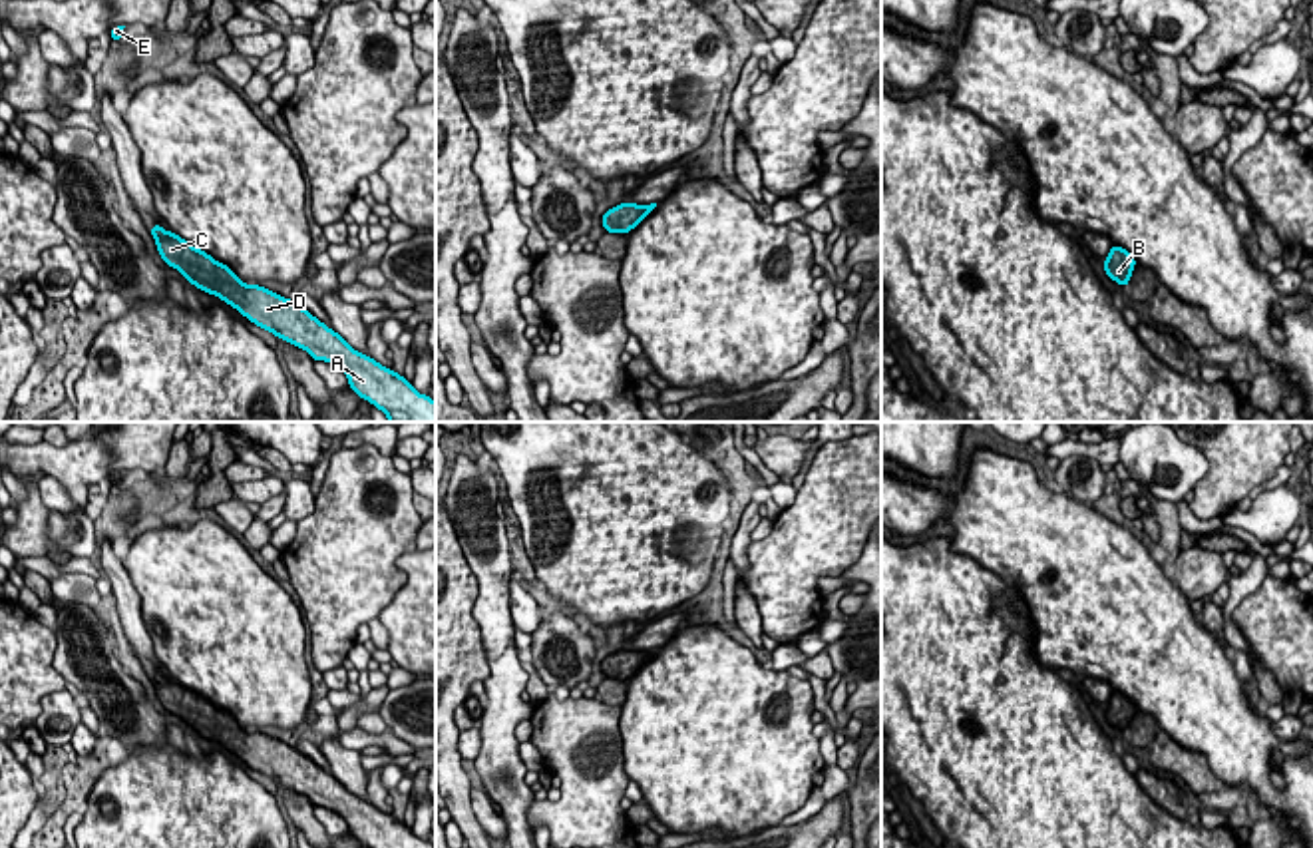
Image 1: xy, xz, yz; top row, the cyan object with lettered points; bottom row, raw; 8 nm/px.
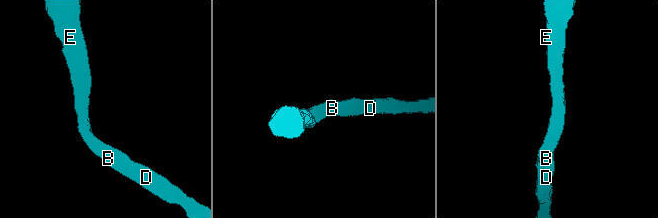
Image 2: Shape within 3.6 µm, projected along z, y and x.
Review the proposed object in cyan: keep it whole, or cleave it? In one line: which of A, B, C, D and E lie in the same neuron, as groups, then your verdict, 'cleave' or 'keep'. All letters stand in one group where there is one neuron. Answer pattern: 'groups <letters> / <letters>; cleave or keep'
groups A B C D E; keep

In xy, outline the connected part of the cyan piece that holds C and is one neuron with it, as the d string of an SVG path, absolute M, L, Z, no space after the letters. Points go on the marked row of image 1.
M161 225L149 227L161 259L189 285L215 295L257 326L306 350L312 360L336 364L348 386L388 416L388 422L436 422L436 402L404 376L354 350L306 309L261 285L243 283L225 263Z

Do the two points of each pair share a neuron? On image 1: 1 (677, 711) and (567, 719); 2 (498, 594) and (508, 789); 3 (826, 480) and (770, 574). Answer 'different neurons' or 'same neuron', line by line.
1: different neurons
2: same neuron
3: same neuron

